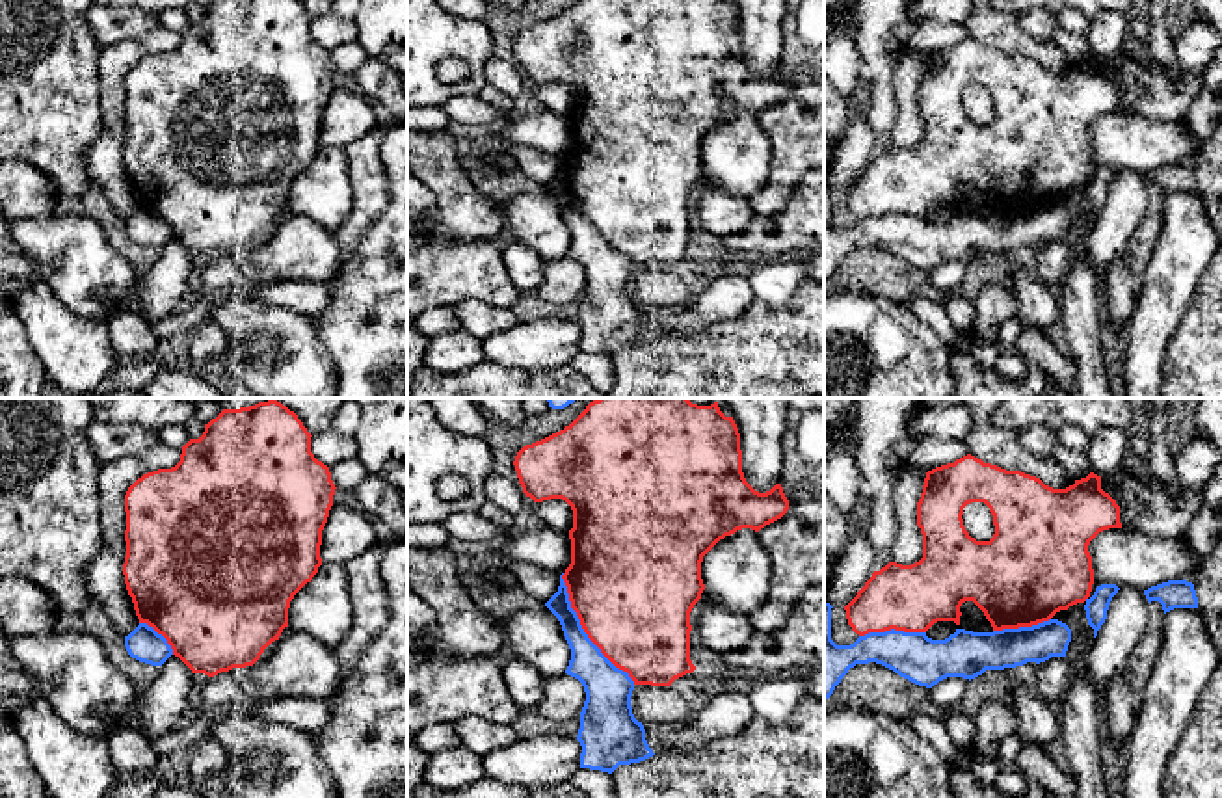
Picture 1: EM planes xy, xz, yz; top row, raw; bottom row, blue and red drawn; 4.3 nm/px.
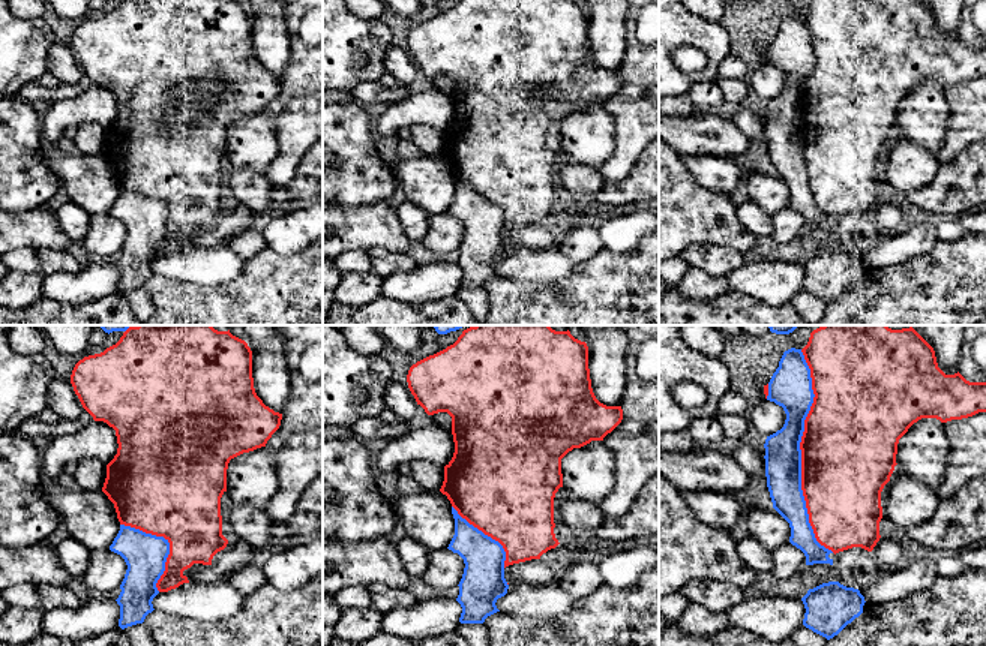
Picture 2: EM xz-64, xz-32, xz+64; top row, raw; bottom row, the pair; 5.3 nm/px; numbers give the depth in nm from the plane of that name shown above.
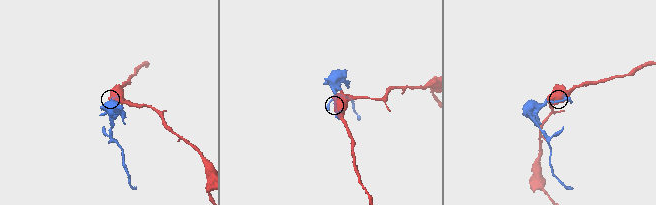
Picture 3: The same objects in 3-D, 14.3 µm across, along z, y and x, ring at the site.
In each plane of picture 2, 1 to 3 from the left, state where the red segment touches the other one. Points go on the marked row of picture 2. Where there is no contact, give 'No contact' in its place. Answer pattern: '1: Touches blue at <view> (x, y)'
1: Touches blue at xz-64 (168, 543)
2: Touches blue at xz-32 (486, 535)
3: Touches blue at xz+64 (800, 453)

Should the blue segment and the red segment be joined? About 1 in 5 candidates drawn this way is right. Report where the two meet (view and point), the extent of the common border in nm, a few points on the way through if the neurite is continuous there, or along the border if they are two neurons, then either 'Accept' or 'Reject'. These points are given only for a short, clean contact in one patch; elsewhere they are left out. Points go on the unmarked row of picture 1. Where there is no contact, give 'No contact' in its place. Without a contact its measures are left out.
Touches blue at xz (583, 214). Shared border 550 nm. Reject

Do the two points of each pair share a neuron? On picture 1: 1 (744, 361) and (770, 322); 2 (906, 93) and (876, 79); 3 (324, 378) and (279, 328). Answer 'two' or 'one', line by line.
1: one
2: two
3: one

